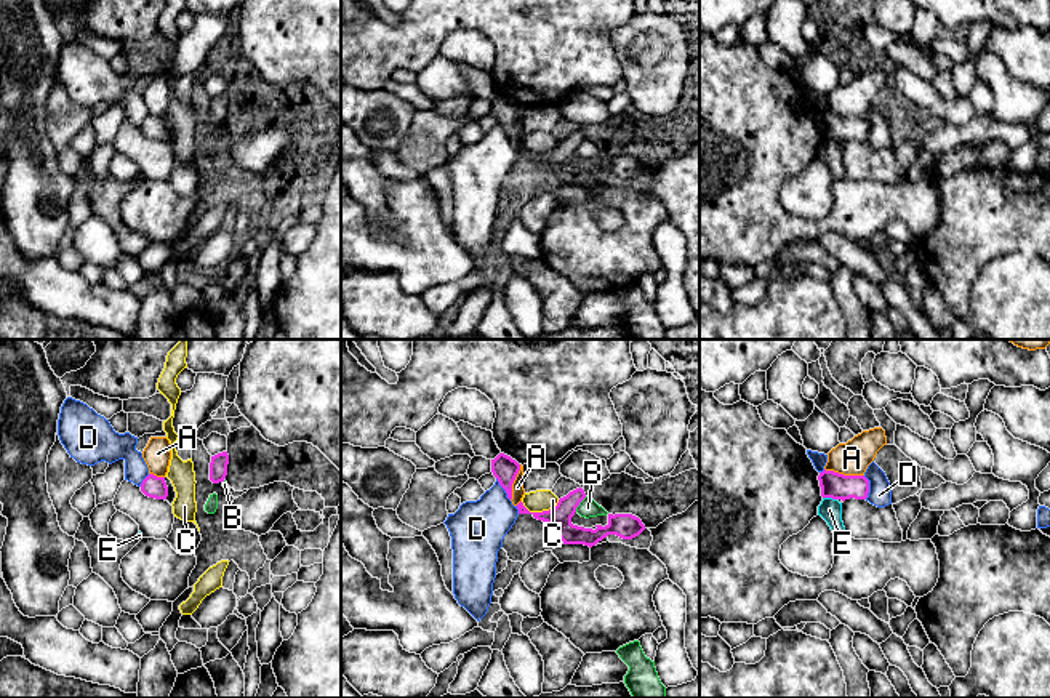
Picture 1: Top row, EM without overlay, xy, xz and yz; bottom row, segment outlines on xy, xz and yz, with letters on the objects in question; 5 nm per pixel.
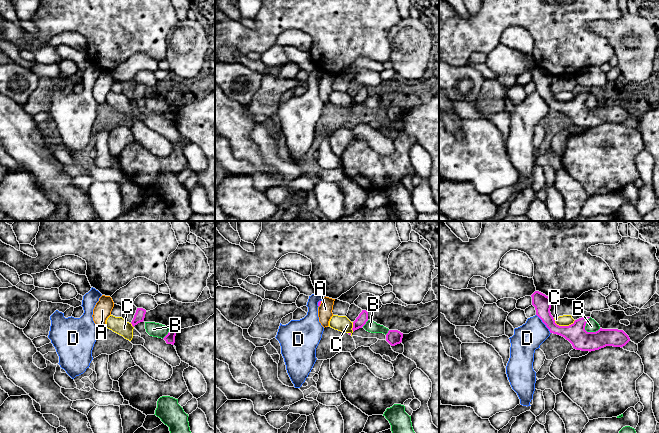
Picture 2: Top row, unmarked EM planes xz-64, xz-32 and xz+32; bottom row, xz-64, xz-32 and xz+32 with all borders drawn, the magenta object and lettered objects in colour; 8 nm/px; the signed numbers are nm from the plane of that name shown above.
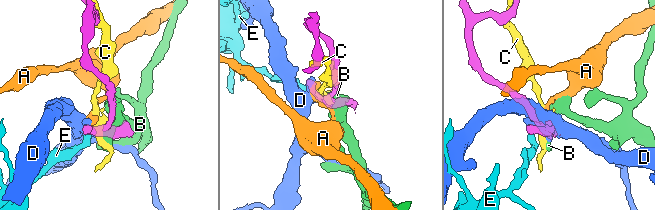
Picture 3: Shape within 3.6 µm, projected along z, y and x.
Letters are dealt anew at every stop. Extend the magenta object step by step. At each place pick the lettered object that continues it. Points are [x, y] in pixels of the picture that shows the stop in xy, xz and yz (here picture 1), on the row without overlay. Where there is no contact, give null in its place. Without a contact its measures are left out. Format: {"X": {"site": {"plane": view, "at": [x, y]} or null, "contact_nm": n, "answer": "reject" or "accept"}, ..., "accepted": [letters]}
{"A": {"site": {"plane": "yz", "at": [842, 116]}, "contact_nm": 200, "answer": "reject"}, "B": {"site": {"plane": "xz", "at": [578, 146]}, "contact_nm": 100, "answer": "reject"}, "C": {"site": {"plane": "xz", "at": [540, 154]}, "contact_nm": 200, "answer": "reject"}, "D": {"site": {"plane": "yz", "at": [868, 128]}, "contact_nm": 120, "answer": "reject"}, "E": {"site": {"plane": "yz", "at": [829, 138]}, "contact_nm": 70, "answer": "reject"}, "accepted": []}

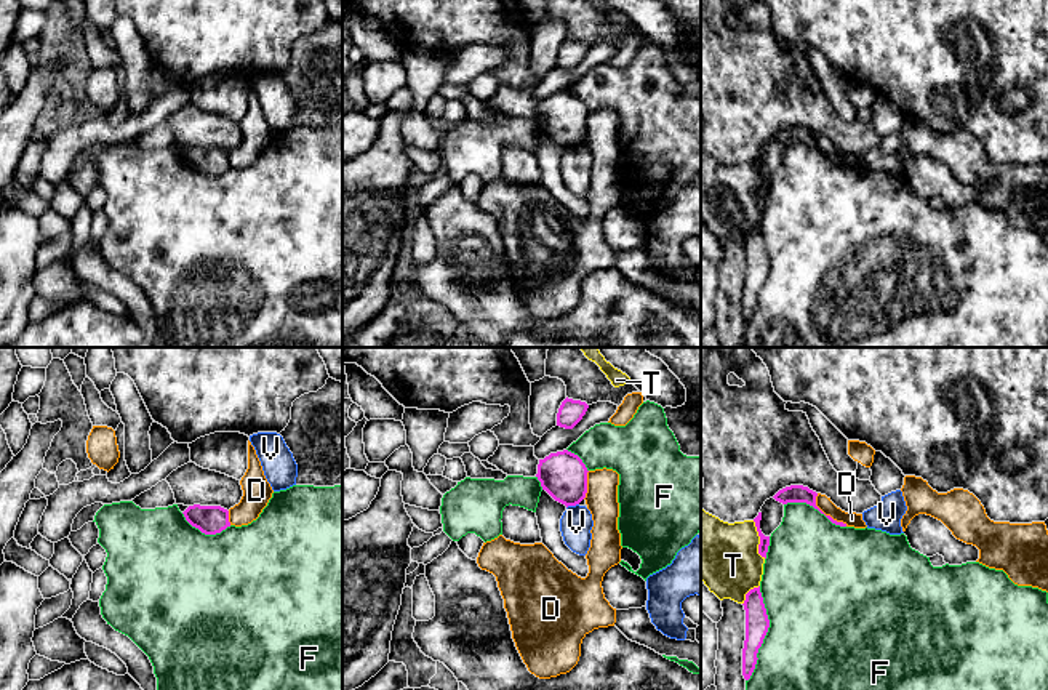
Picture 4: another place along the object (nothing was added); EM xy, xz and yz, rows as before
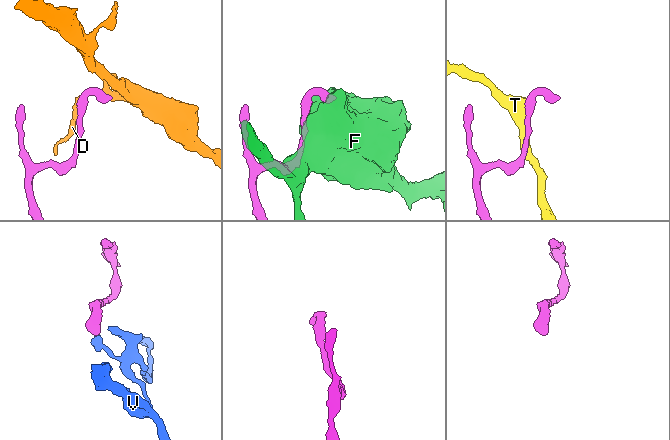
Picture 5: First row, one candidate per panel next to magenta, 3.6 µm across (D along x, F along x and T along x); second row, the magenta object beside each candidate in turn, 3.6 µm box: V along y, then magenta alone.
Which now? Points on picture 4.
{"D": {"site": {"plane": "yz", "at": [824, 156]}, "contact_nm": 220, "answer": "reject"}, "F": {"site": {"plane": "yz", "at": [765, 276]}, "contact_nm": 480, "answer": "reject"}, "T": {"site": {"plane": "yz", "at": [760, 181]}, "contact_nm": 200, "answer": "reject"}, "V": {"site": {"plane": "xz", "at": [572, 146]}, "contact_nm": 70, "answer": "reject"}, "accepted": []}

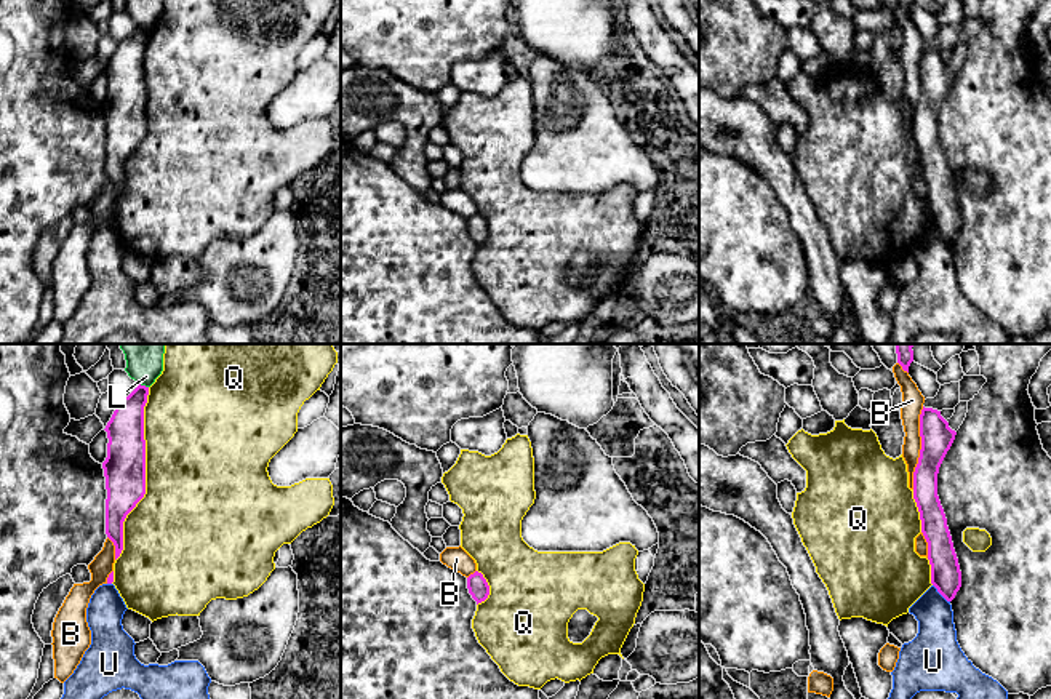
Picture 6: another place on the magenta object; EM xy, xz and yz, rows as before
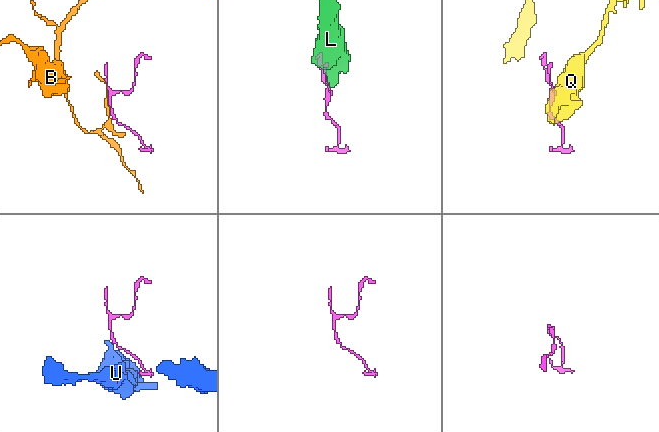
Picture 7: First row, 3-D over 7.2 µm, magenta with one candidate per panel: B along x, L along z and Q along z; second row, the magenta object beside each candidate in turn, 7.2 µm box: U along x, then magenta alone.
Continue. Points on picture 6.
{"B": {"site": {"plane": "yz", "at": [922, 90]}, "contact_nm": 420, "answer": "reject"}, "L": {"site": {"plane": "xy", "at": [143, 27]}, "contact_nm": 60, "answer": "reject"}, "Q": {"site": {"plane": "xy", "at": [144, 115]}, "contact_nm": 900, "answer": "reject"}, "U": {"site": {"plane": "yz", "at": [941, 235]}, "contact_nm": 130, "answer": "accept"}, "accepted": ["U"]}

